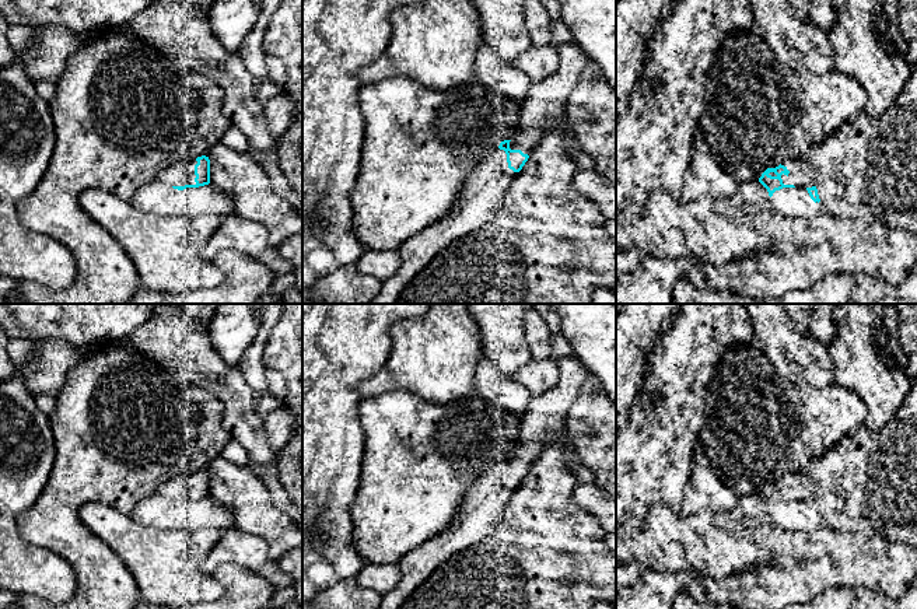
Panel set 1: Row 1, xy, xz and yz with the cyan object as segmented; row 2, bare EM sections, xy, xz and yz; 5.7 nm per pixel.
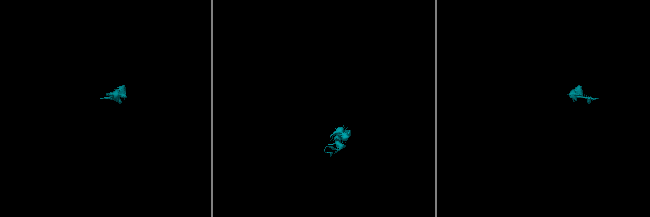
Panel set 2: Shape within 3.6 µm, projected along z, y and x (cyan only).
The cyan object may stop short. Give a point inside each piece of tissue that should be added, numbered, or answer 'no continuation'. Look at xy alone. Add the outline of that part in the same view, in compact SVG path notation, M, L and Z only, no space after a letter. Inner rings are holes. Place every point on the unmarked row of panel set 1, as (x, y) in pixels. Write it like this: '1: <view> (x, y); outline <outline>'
1: xy (181, 487); outline M196 472L181 475L162 483L157 493L171 500L196 498L195 479Z

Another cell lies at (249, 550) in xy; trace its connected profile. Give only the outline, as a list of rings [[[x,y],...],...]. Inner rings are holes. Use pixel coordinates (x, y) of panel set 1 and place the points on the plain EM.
[[[235,526],[223,532],[220,540],[202,564],[202,570],[213,575],[224,563],[235,563],[253,571],[276,589],[293,585],[291,575],[284,573],[277,561],[269,556],[266,540]]]

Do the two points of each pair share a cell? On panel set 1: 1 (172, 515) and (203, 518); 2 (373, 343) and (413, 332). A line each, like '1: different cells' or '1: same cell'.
1: same cell
2: different cells

